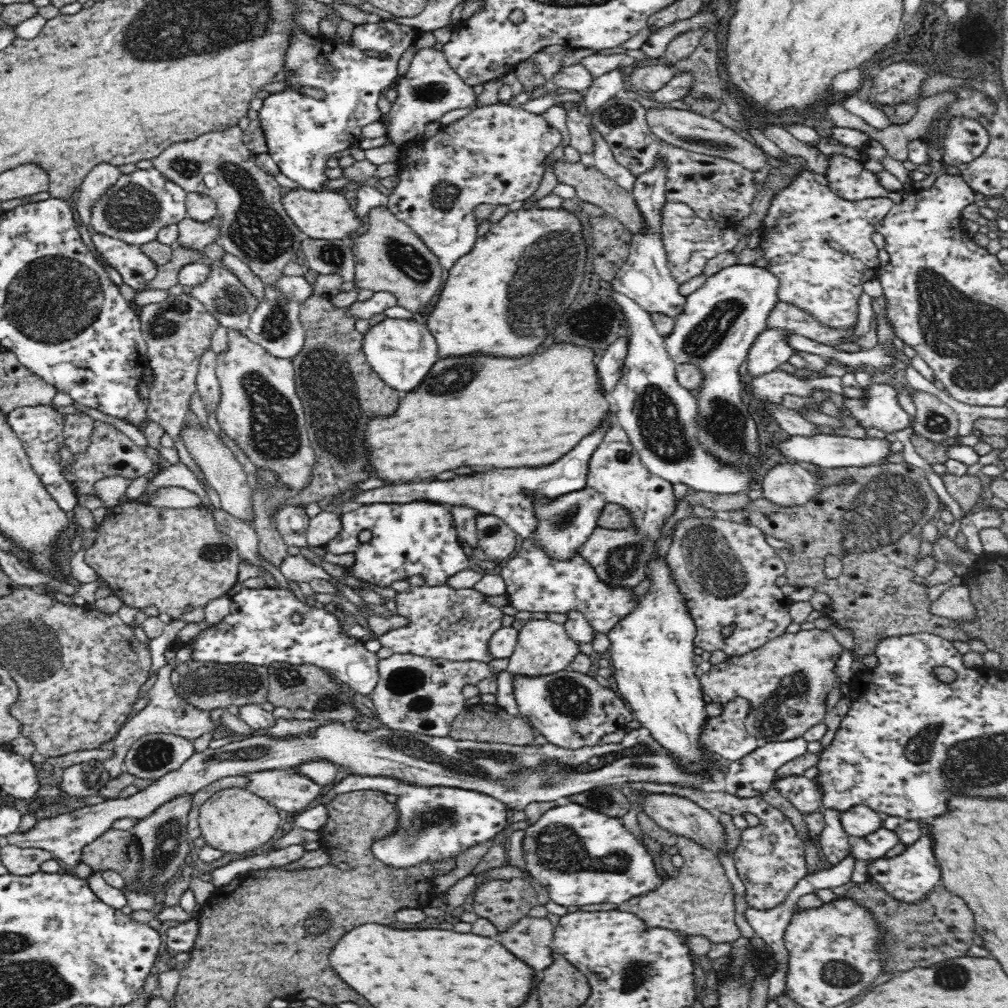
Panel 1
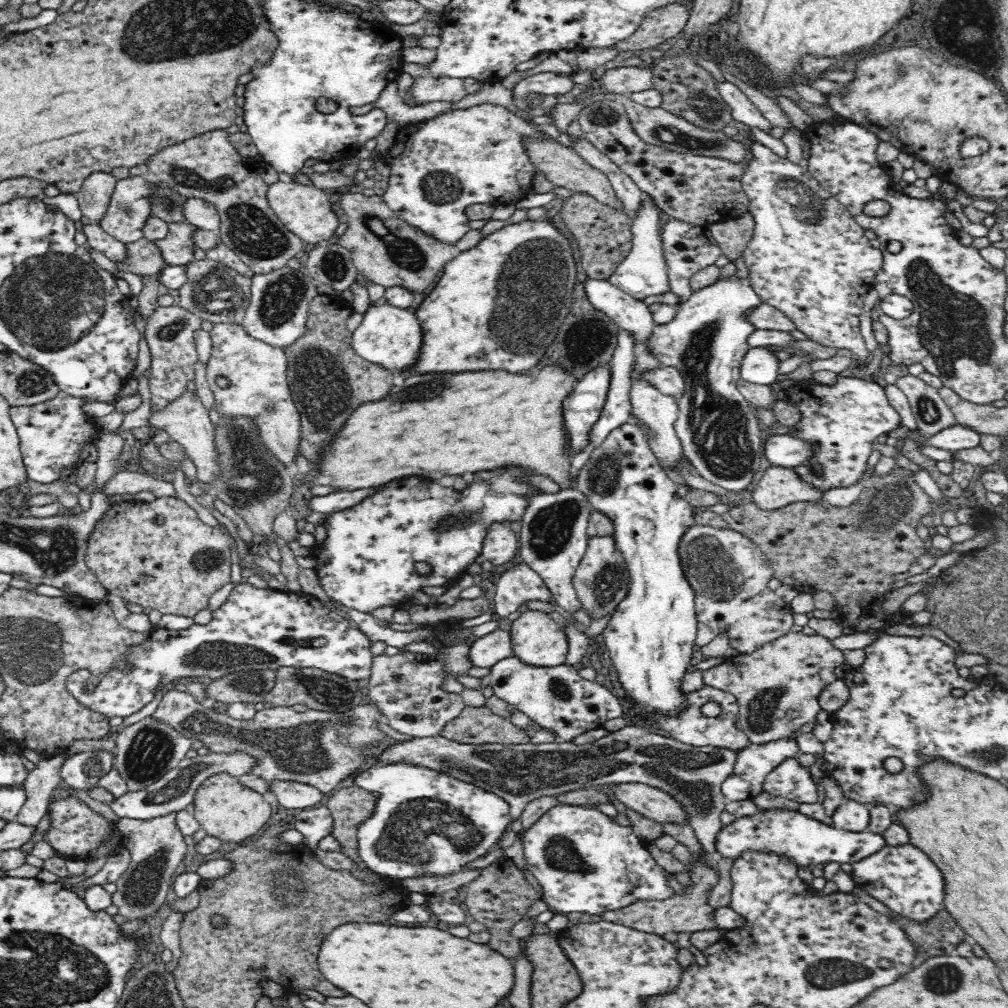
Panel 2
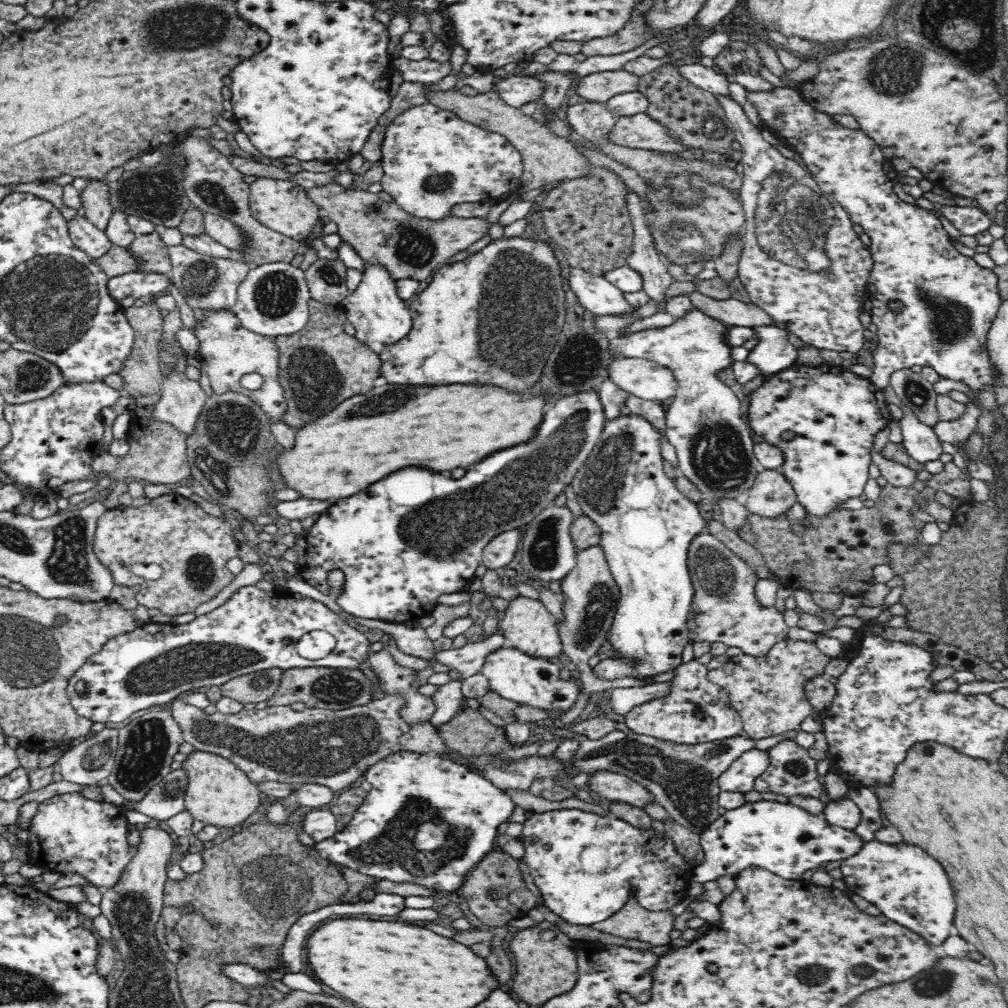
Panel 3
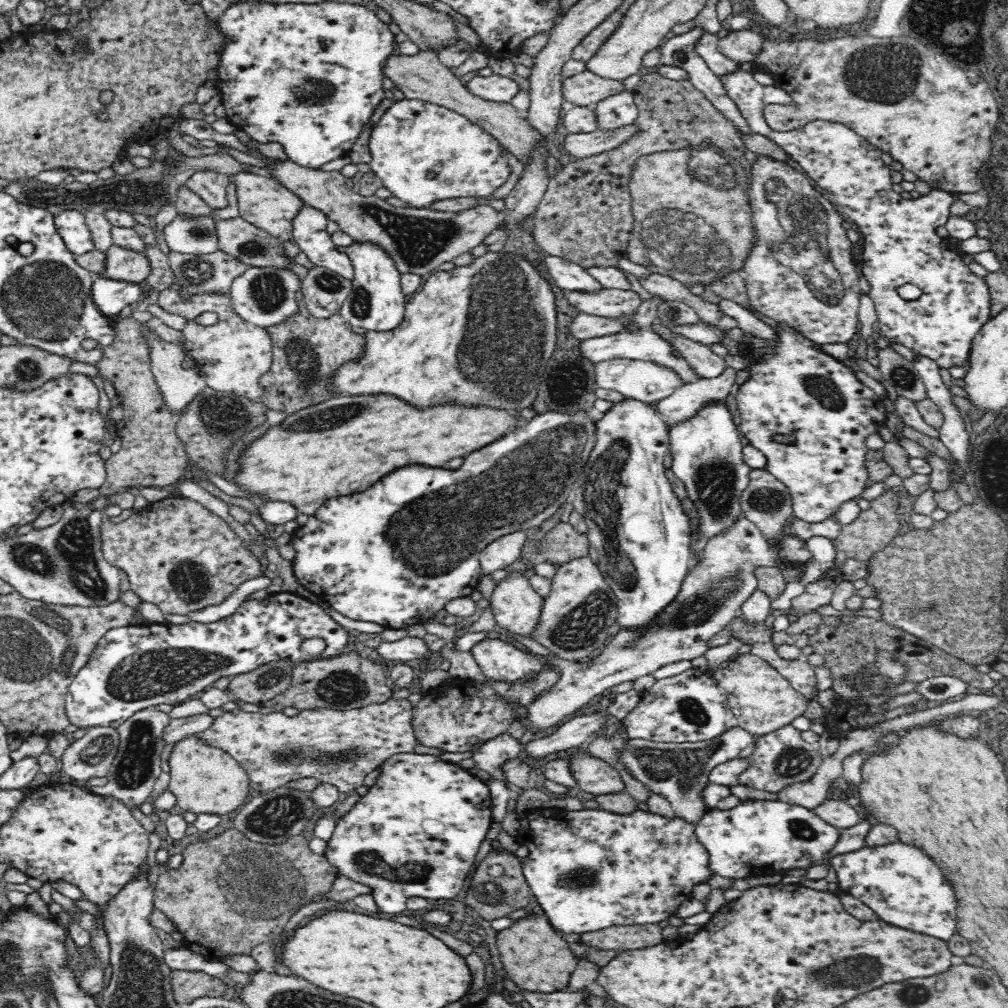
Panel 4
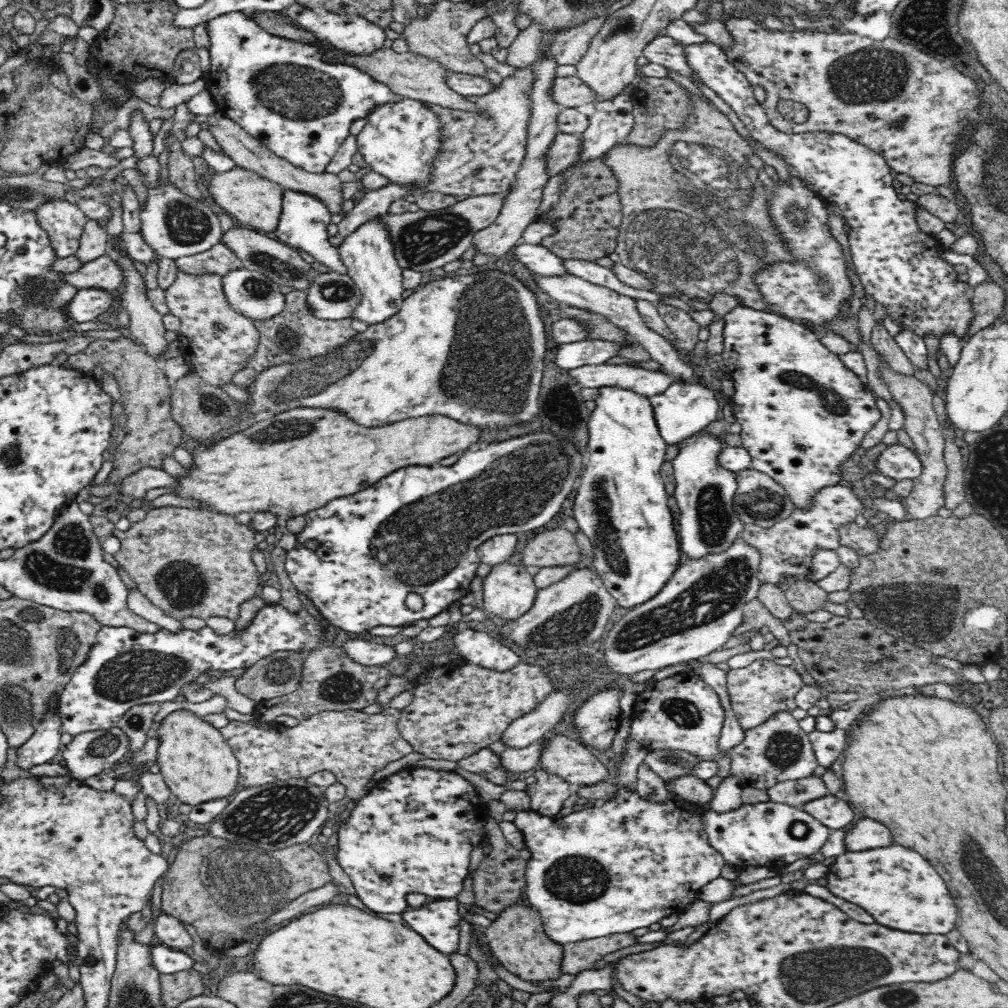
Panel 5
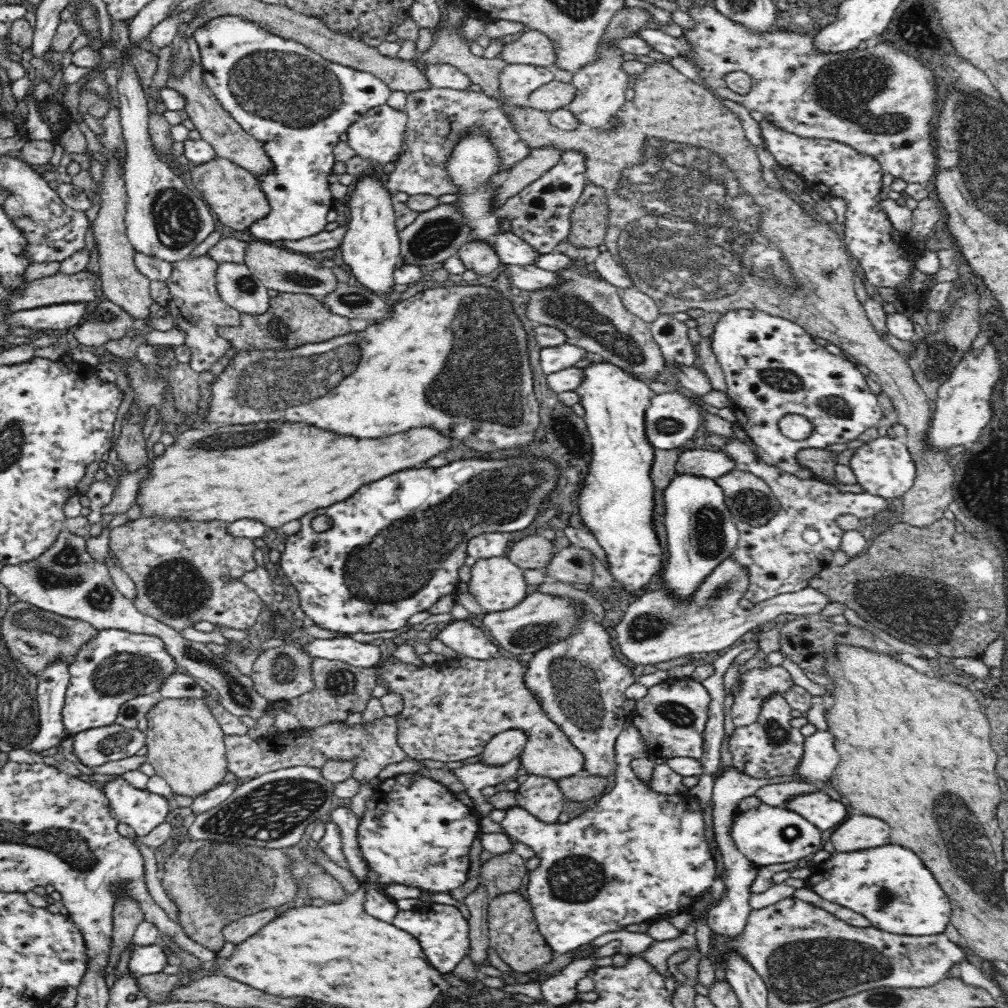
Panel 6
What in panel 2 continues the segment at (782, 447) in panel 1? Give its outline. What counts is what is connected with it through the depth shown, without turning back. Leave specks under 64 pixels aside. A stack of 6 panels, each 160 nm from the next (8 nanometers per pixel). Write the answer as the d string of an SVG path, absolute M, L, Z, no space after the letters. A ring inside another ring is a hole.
M772 435L763 443L764 460L768 466L794 468L810 458L810 443L790 435Z

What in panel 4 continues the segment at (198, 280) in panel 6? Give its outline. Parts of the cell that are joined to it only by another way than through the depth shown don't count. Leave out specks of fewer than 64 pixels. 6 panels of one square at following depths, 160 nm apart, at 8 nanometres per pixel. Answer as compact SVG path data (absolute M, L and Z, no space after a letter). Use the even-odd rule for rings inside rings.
M174 282L173 286L159 291L157 304L170 314L178 314L188 319L182 330L185 336L183 349L186 355L194 360L195 371L205 376L208 387L253 400L258 400L264 394L264 389L258 385L258 378L266 370L270 370L272 364L271 336L266 329L246 322L238 316L231 305L229 293L196 292L194 294L185 292L185 288ZM182 291L188 294L188 298L181 295ZM202 312L216 312L218 322L215 325L203 326L192 321Z

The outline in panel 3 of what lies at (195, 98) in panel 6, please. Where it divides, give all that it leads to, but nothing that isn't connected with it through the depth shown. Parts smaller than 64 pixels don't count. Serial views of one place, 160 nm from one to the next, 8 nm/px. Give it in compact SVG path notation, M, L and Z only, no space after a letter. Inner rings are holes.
M348 160L338 162L333 179L326 184L309 188L306 190L306 197L320 207L326 220L336 222L337 234L341 240L352 244L365 262L381 264L390 271L394 280L428 280L448 258L465 251L468 246L484 238L492 225L487 216L458 218L450 214L442 220L418 218L406 212L396 202L380 199L378 194L363 191L361 188L346 188L337 183L335 178L348 169Z

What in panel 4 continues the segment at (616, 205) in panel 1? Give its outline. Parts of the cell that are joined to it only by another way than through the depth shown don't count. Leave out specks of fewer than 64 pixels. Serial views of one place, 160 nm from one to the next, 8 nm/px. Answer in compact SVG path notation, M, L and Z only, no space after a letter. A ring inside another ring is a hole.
M430 49L418 51L414 55L390 54L383 63L383 78L390 79L394 84L393 88L402 91L406 99L432 102L465 116L515 154L520 162L528 160L530 150L541 138L540 132L530 127L526 120L518 118L517 110L511 103L492 102L470 93L458 80L453 69L444 66L437 53Z

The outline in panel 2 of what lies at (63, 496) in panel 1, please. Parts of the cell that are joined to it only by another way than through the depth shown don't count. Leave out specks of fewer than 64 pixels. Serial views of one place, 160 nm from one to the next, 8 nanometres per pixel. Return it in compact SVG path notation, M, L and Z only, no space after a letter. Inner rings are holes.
M58 394L54 398L50 398L50 400L46 400L46 402L40 402L38 404L32 404L30 406L12 406L10 411L11 419L13 420L13 423L15 424L18 437L20 437L20 455L22 455L22 463L24 463L24 469L26 469L27 478L30 480L34 480L35 482L42 483L42 484L48 484L51 482L54 482L56 480L60 480L62 477L62 474L64 470L76 470L83 462L82 458L82 447L88 443L88 445L94 445L94 442L98 440L101 434L100 427L98 427L96 421L94 418L91 418L84 412L84 405L99 400L93 400L93 398L88 398L87 396L70 396L69 394Z

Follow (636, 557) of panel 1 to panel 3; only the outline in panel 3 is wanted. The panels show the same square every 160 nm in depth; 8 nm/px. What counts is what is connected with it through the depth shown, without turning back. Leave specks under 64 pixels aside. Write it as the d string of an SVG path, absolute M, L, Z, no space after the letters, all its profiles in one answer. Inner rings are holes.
M590 546L588 550L577 554L576 566L562 578L560 591L563 596L563 618L556 619L557 630L560 641L562 641L562 654L576 665L575 678L579 683L580 692L578 692L572 708L569 708L559 719L565 723L573 722L588 705L588 699L593 693L603 692L608 688L643 687L660 682L670 682L674 676L673 670L650 676L650 678L624 676L624 678L617 678L616 680L602 680L594 676L589 665L590 658L596 656L596 651L606 640L621 597L618 585L612 577L600 546Z

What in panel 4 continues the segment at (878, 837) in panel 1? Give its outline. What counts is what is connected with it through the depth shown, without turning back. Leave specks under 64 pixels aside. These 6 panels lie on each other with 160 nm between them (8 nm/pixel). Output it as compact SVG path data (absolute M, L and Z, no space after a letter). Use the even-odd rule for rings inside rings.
M776 799L746 800L730 810L709 808L695 826L695 835L709 852L709 865L713 874L726 878L746 878L757 873L783 873L791 868L805 868L822 862L824 854L834 848L840 833L838 829L820 818L813 809L800 804L782 802Z

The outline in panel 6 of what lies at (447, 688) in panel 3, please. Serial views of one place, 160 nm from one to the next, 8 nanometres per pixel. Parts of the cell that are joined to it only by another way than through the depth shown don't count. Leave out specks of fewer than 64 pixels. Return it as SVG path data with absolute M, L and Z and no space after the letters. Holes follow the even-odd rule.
M352 637L314 638L302 644L302 651L308 653L311 661L315 658L325 658L362 668L376 666L381 656L378 643L375 645L360 643Z

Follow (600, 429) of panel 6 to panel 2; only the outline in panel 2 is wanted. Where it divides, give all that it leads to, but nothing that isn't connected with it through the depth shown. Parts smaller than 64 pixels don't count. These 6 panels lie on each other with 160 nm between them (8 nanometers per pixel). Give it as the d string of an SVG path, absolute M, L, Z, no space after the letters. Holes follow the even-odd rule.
M634 422L622 423L618 428L614 428L588 456L588 460L584 462L584 466L578 470L579 474L576 478L575 489L587 497L588 503L592 506L593 510L602 512L611 522L614 528L612 536L617 552L621 553L623 560L628 569L628 577L630 577L630 588L626 592L626 596L622 602L617 606L616 611L612 614L606 629L601 633L604 636L606 643L606 655L612 660L613 665L618 673L619 680L628 693L630 698L634 698L636 704L644 704L641 706L643 710L653 712L661 712L662 714L678 714L678 708L687 700L688 693L680 690L680 680L682 676L692 669L690 660L692 660L692 648L695 645L695 638L697 634L698 624L695 612L695 592L691 587L689 580L685 577L682 560L680 559L680 542L684 538L689 528L696 526L695 524L695 508L685 500L685 497L678 496L677 484L668 478L668 474L664 471L663 467L656 458L656 455L651 450L648 435L643 428L636 425Z

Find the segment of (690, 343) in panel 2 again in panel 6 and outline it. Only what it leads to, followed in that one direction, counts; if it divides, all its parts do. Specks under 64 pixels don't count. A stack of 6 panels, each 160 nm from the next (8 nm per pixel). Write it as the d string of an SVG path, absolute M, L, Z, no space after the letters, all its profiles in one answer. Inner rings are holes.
M564 343L560 346L541 348L538 350L538 362L542 372L547 375L574 366L584 354L586 354L584 349ZM678 476L663 490L664 507L666 514L664 525L666 527L666 540L668 552L666 552L666 564L662 564L660 580L662 579L664 593L674 597L678 603L689 601L701 582L726 558L731 558L732 552L738 543L738 529L736 520L725 506L723 491L717 486L715 480L710 478L697 478L697 476Z

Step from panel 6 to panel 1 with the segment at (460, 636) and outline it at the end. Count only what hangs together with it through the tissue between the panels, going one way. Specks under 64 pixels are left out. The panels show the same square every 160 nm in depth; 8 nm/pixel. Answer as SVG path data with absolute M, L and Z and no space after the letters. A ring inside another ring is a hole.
M568 668L544 676L512 673L512 695L518 710L530 724L546 736L548 742L576 750L582 746L601 744L600 737L618 728L634 725L632 711L610 687L602 686L594 677Z

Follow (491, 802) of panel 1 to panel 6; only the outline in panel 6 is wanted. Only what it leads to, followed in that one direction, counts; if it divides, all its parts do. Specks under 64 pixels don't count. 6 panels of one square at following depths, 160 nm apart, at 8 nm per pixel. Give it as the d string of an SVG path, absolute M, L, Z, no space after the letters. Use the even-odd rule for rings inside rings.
M416 773L402 774L382 781L368 799L367 811L359 822L358 842L360 850L369 864L367 893L364 906L366 912L384 922L392 922L399 911L396 903L378 891L374 880L382 890L393 882L422 889L425 893L450 893L467 881L470 870L470 849L476 834L481 832L478 817L474 811L454 797L454 793L437 781L422 778Z

